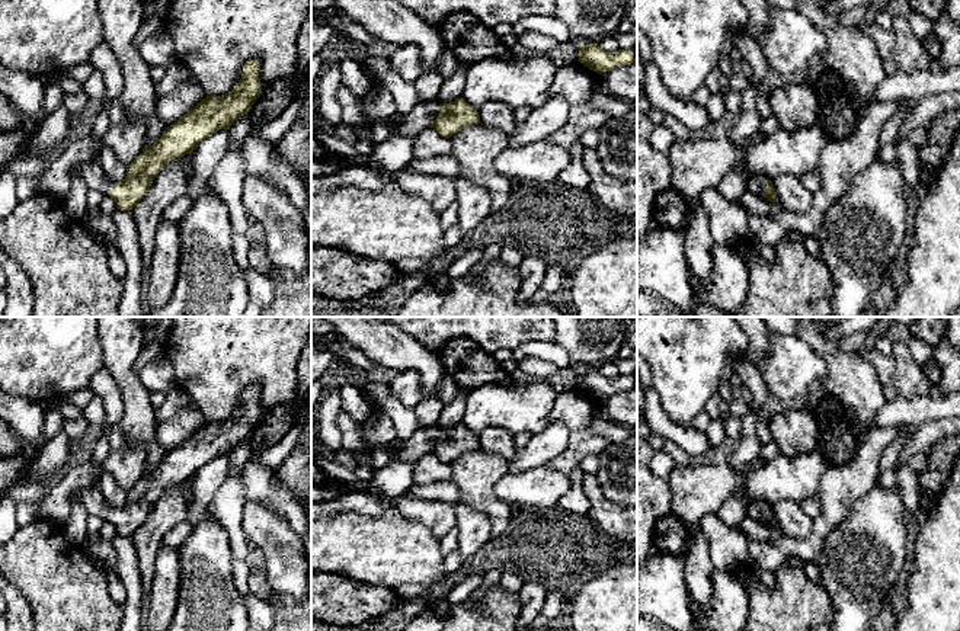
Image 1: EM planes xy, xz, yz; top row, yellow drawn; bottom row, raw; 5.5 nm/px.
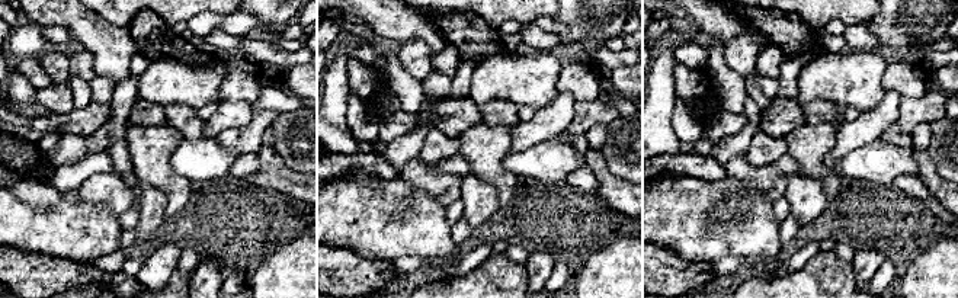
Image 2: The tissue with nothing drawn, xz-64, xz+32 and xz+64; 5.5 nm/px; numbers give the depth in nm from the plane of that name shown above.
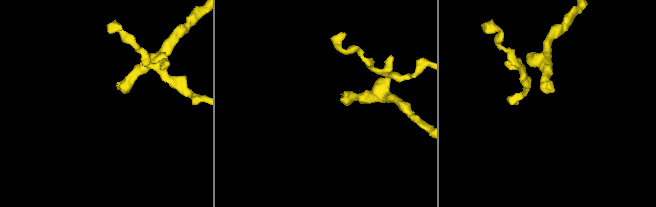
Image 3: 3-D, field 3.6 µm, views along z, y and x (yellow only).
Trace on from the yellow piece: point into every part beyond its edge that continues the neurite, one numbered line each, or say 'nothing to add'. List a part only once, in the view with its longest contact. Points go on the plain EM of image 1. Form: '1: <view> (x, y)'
1: xz (424, 438)

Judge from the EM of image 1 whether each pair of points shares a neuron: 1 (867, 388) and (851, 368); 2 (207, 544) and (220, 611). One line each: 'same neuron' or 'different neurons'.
1: same neuron
2: same neuron

